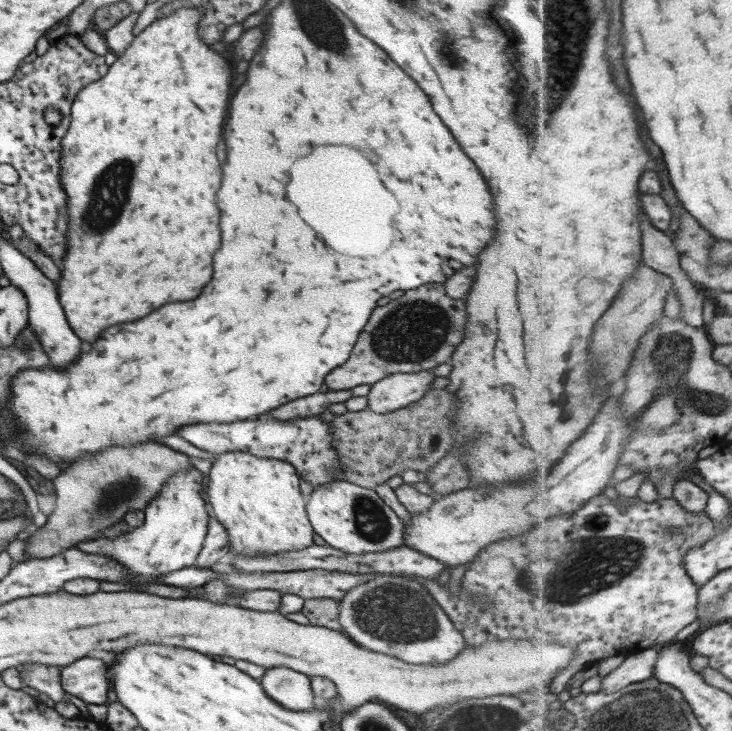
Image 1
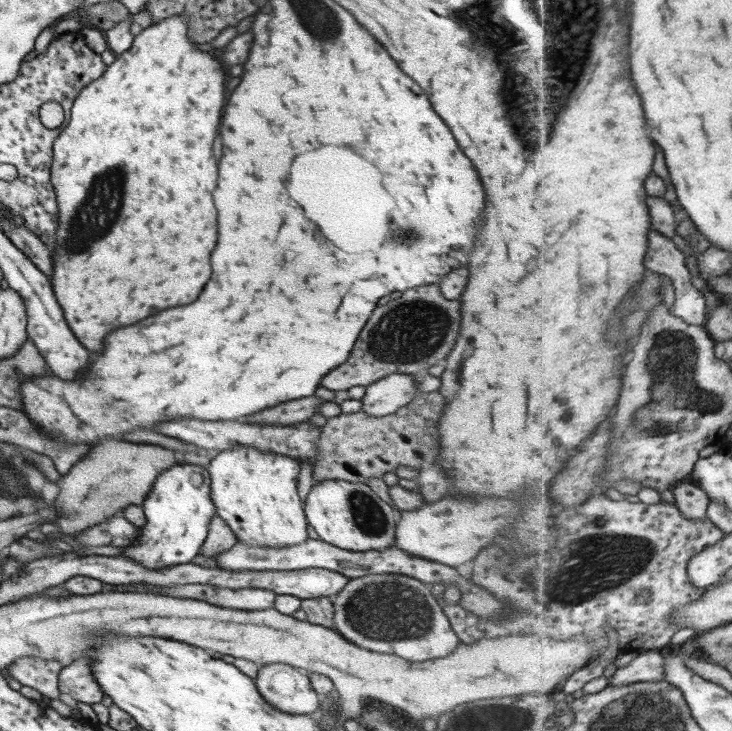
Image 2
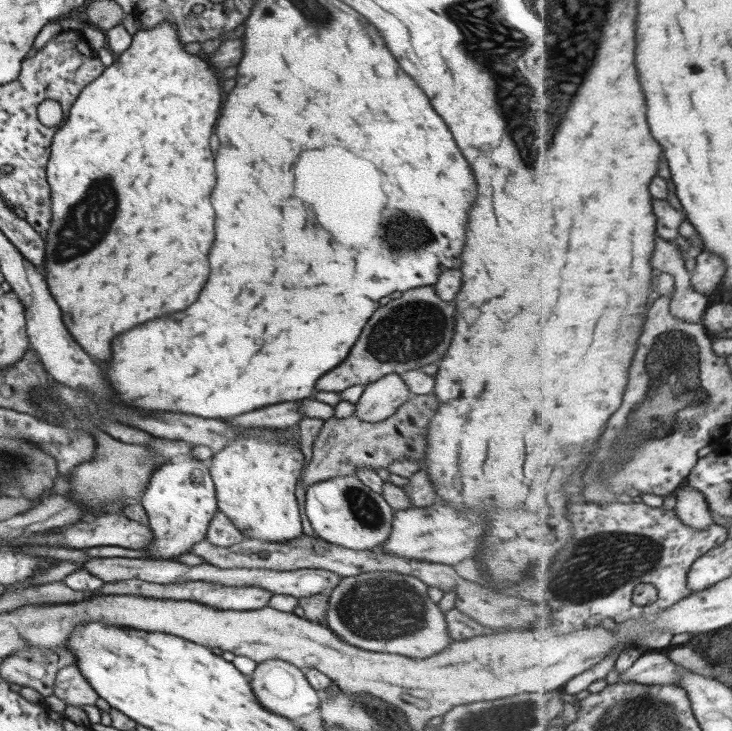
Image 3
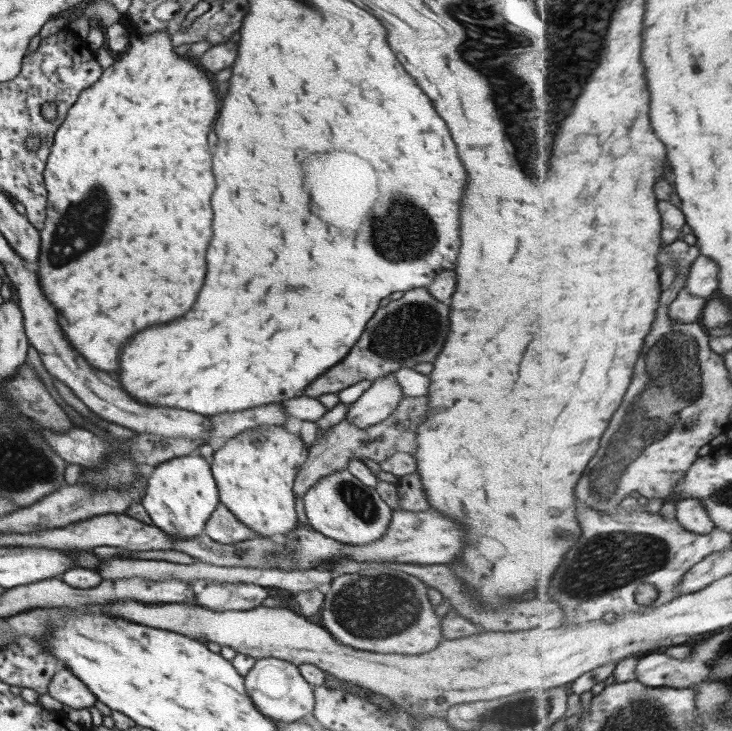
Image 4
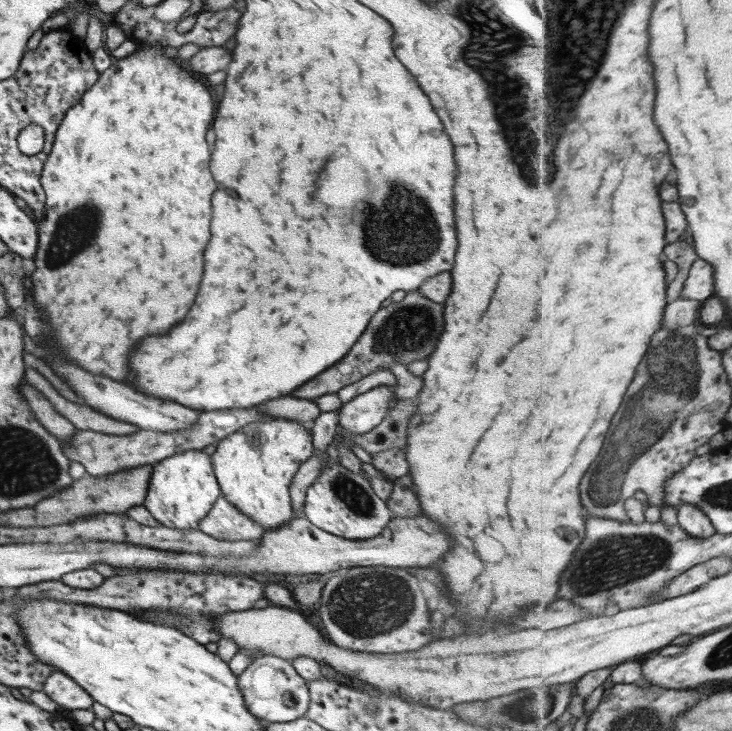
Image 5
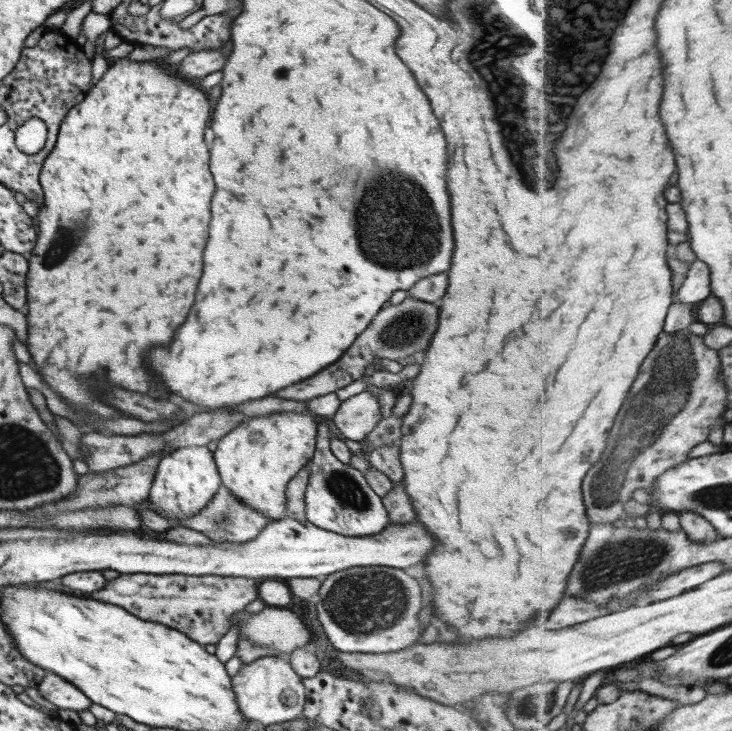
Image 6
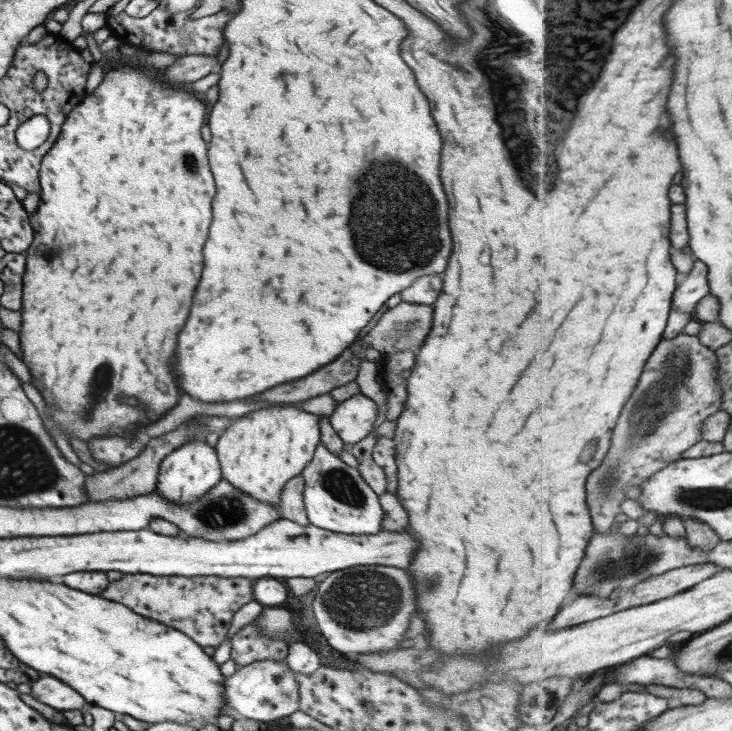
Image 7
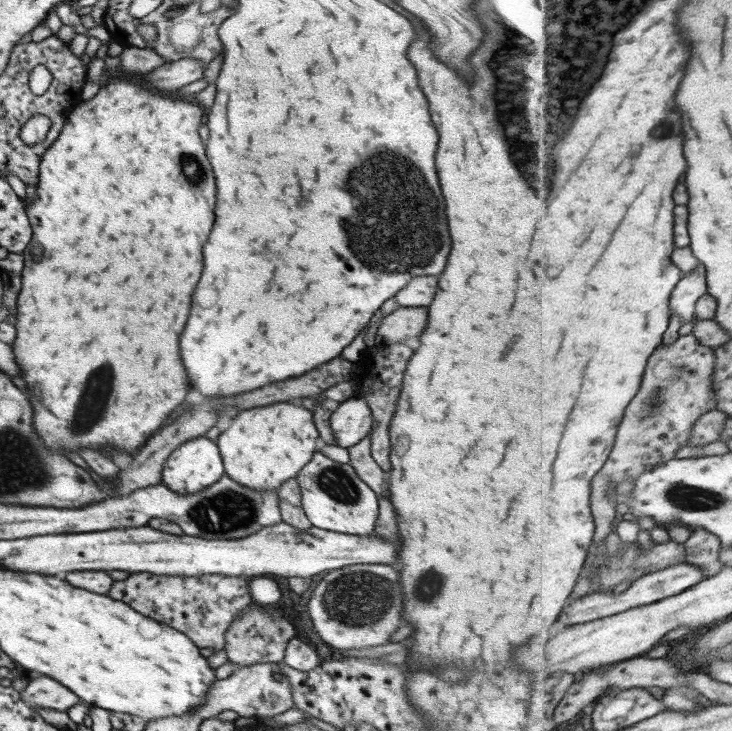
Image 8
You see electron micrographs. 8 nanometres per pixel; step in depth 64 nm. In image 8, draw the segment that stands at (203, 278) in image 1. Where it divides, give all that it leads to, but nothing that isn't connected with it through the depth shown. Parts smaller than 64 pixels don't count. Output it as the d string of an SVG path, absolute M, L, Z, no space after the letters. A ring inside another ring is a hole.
M116 73L92 98L73 107L57 138L40 156L35 197L24 205L33 236L20 252L23 270L14 311L15 339L10 347L27 389L24 396L31 404L33 431L41 436L41 442L51 452L65 455L67 452L79 452L81 448L113 448L119 454L131 455L162 426L163 420L185 400L189 392L189 378L181 364L177 342L187 320L189 298L201 274L201 246L211 230L215 204L211 166L203 154L201 138L197 136L201 108L195 106L191 98L180 97L175 92L149 90L141 84L139 75Z

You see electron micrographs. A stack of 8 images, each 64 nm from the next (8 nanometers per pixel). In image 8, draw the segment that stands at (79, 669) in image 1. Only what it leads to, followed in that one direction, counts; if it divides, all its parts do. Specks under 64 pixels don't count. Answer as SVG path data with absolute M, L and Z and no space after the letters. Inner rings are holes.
M33 675L27 686L18 694L21 702L35 711L37 708L51 708L51 710L65 712L67 708L82 702L56 680L43 675Z

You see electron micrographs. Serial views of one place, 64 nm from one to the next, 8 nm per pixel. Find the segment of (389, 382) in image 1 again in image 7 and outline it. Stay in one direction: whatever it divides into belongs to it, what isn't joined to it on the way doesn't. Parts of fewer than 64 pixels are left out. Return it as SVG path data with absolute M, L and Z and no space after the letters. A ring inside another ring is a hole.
M358 393L338 403L328 416L328 422L348 447L371 432L376 415L377 409L373 401Z

